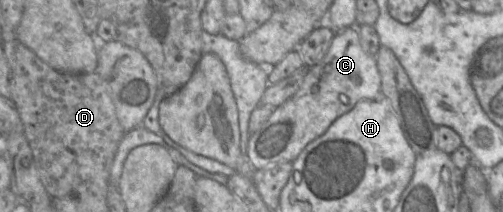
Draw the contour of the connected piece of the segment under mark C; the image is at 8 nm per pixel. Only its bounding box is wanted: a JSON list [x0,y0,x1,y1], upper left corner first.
[247,27,381,170]

